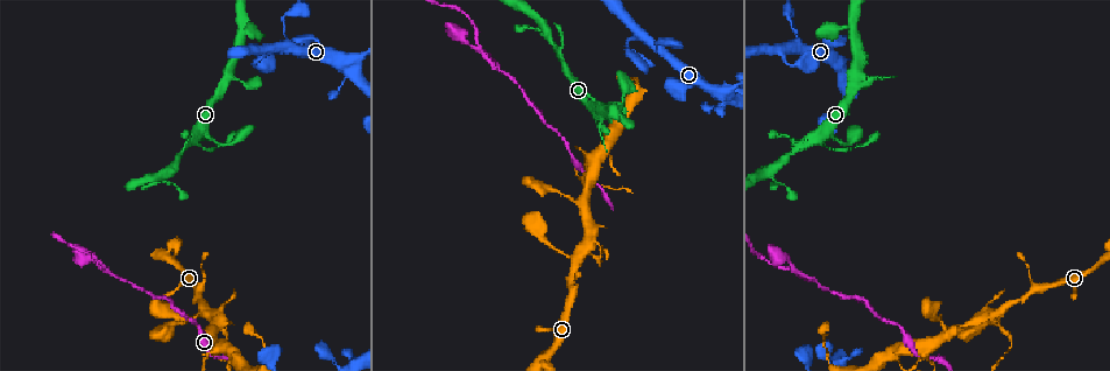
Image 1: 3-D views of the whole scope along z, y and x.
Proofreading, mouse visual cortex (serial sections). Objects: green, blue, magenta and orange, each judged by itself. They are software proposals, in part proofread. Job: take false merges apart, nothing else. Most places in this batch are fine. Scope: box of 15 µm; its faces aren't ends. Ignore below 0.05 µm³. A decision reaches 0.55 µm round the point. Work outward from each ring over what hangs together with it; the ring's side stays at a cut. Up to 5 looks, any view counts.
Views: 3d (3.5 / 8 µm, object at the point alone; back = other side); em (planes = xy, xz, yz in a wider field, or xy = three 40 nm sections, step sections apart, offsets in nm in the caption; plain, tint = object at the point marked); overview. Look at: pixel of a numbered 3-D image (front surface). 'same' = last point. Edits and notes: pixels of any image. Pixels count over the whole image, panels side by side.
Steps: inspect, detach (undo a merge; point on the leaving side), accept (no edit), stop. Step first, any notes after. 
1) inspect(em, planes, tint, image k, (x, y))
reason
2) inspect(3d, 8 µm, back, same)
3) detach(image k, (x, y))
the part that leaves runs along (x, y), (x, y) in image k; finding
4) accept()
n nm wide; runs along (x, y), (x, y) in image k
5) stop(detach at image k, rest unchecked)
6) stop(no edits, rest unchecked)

inspect(3d, 3.5 µm, image 1, (192, 138))
three arms meet

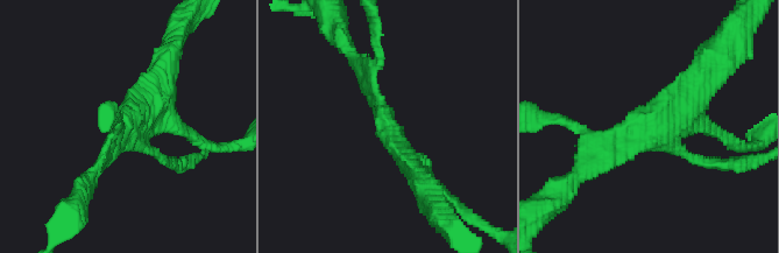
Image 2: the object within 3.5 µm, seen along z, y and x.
inspect(em, xy, step 2, tint, image 2, (124, 130))

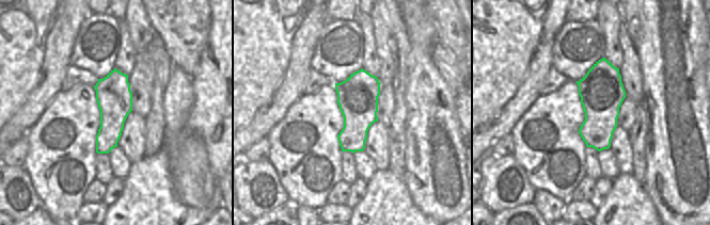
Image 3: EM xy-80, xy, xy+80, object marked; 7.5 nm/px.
accept()
runs along (701, 84), (642, 141), (594, 167) in image 2; one cell here

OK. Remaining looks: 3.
inspect(3d, 3.5 µm, image 1, (478, 47))
three arms meet

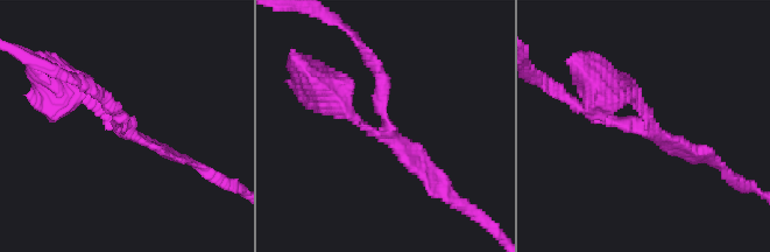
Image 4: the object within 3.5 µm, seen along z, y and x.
inspect(em, xy, step 5, plain, image 4, (387, 131))
shape alone is not enough

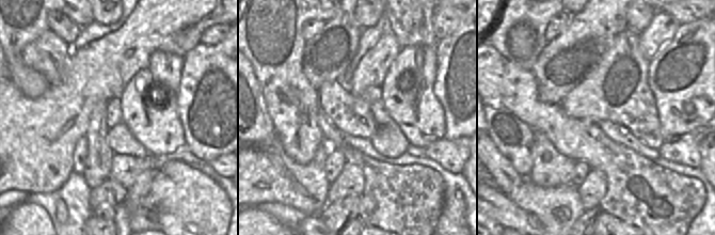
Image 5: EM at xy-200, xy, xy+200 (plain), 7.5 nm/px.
inspect(em, xy, step 5, tint, same)

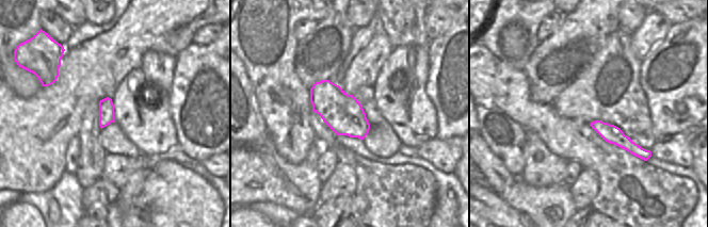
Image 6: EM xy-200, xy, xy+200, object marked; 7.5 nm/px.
accept()
arms of 150, 150, 200 nm; all the same cell

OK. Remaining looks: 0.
stop(no edits, rest unchecked)

